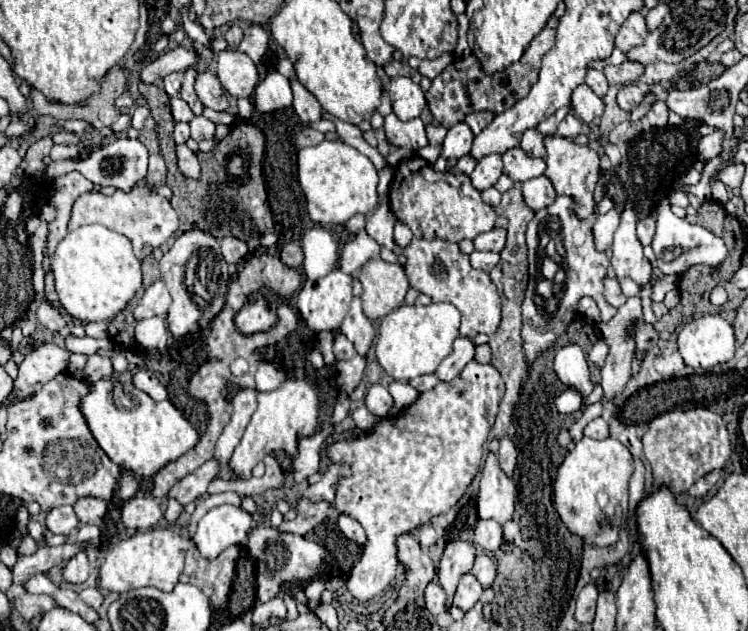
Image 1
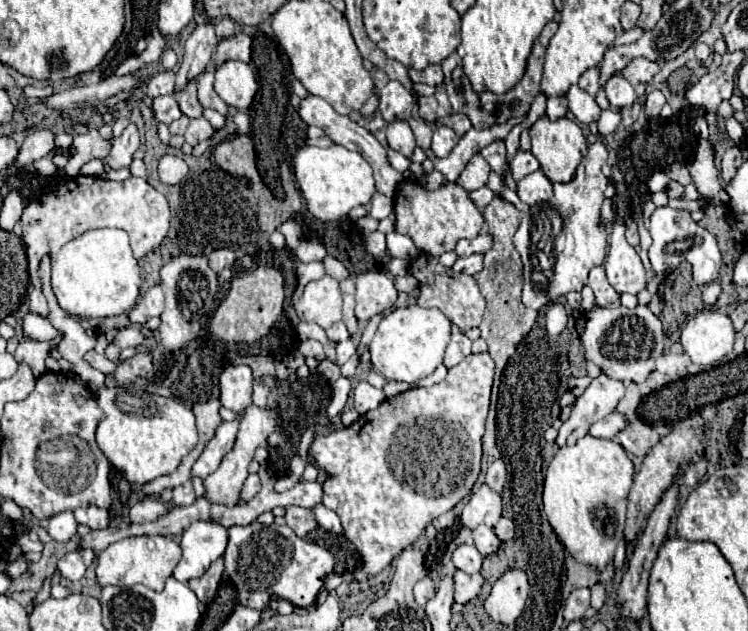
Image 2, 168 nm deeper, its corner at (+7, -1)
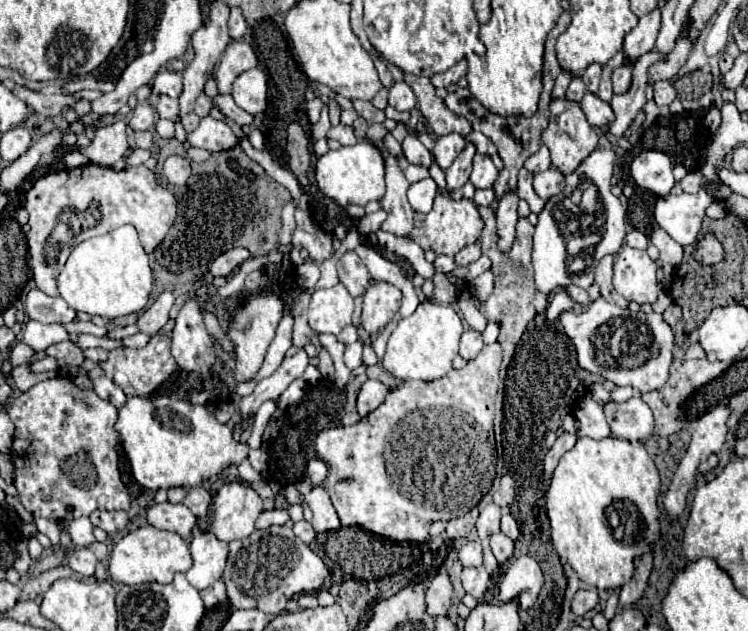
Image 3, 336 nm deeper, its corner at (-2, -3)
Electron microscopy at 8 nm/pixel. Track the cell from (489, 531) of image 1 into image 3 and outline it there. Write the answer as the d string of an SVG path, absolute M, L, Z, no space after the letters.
M496 533L494 537L490 537L490 549L498 559L498 563L504 565L514 555L514 541L504 533Z

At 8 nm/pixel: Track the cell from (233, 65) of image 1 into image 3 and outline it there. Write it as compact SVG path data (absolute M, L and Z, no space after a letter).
M254 67L238 75L234 81L232 97L238 107L250 115L258 115L268 107L268 76L262 69Z

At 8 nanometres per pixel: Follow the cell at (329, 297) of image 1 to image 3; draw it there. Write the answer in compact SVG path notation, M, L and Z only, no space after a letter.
M338 283L330 289L318 289L312 293L308 303L308 323L316 333L338 335L346 325L352 323L354 297L348 289Z

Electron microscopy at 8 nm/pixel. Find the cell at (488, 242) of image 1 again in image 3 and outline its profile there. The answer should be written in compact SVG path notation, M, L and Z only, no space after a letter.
M472 243L472 245L466 245L464 249L460 249L458 253L456 253L456 257L454 257L454 261L456 261L456 265L458 267L464 267L464 265L470 265L472 261L476 261L478 257L480 257L480 247L478 247L478 243Z

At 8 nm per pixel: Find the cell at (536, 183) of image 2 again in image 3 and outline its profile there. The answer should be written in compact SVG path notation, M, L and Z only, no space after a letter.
M550 167L550 169L534 175L534 191L544 201L558 195L558 193L562 193L562 189L564 189L564 175L558 169Z

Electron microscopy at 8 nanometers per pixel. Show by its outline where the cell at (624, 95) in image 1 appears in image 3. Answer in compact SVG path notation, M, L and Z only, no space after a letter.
M620 65L618 69L612 71L612 83L614 83L614 93L626 93L632 81L632 67L630 65Z

